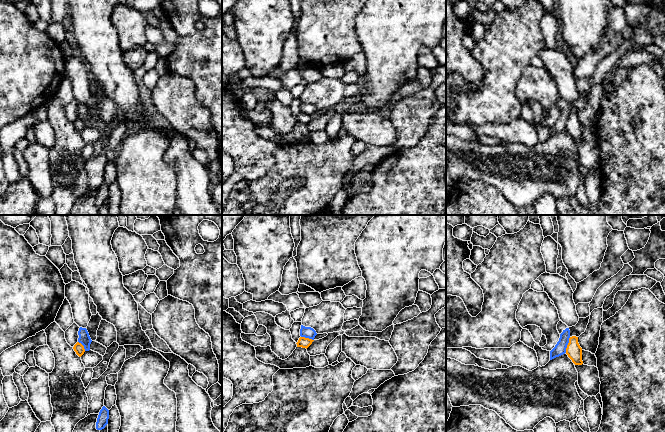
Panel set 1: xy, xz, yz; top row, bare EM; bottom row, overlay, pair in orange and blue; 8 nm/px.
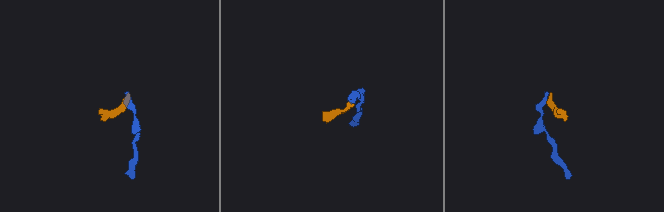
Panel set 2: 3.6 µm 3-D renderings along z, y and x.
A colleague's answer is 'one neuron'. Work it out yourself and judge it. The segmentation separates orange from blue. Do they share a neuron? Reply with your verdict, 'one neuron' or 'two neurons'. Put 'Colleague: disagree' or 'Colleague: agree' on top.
Colleague: disagree
two neurons

